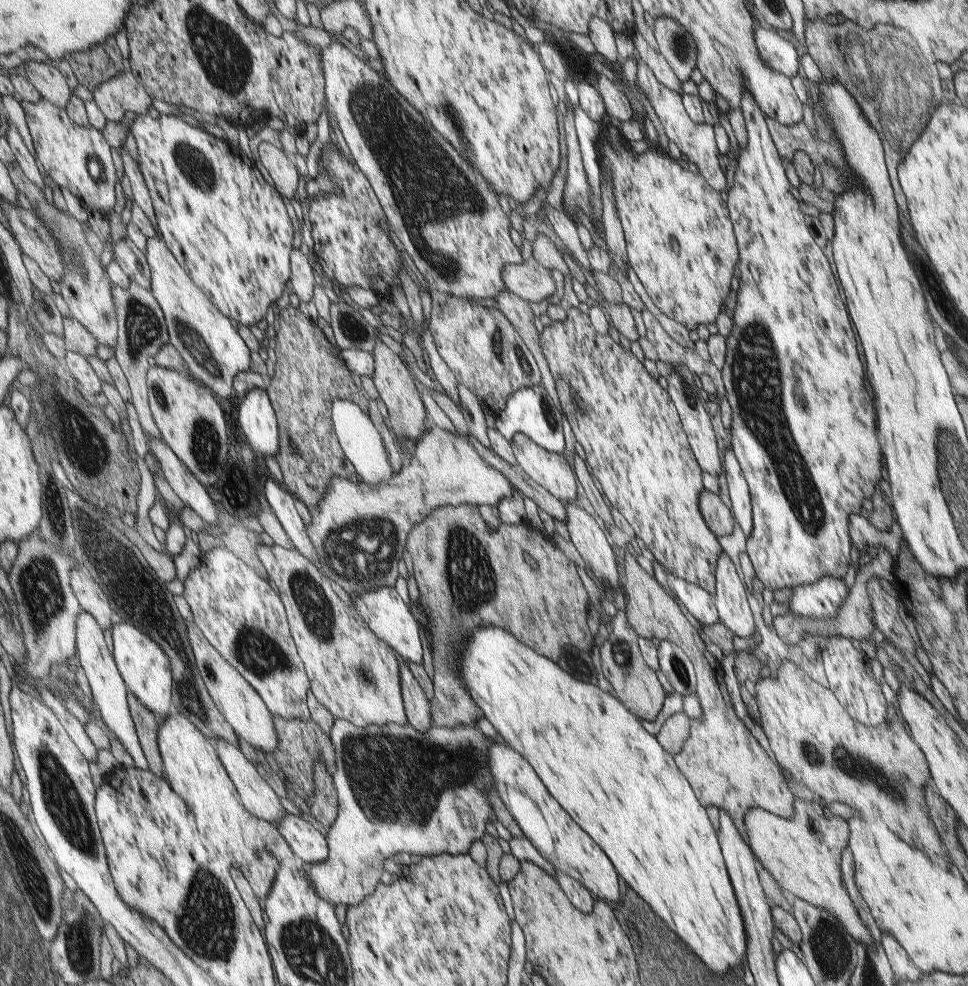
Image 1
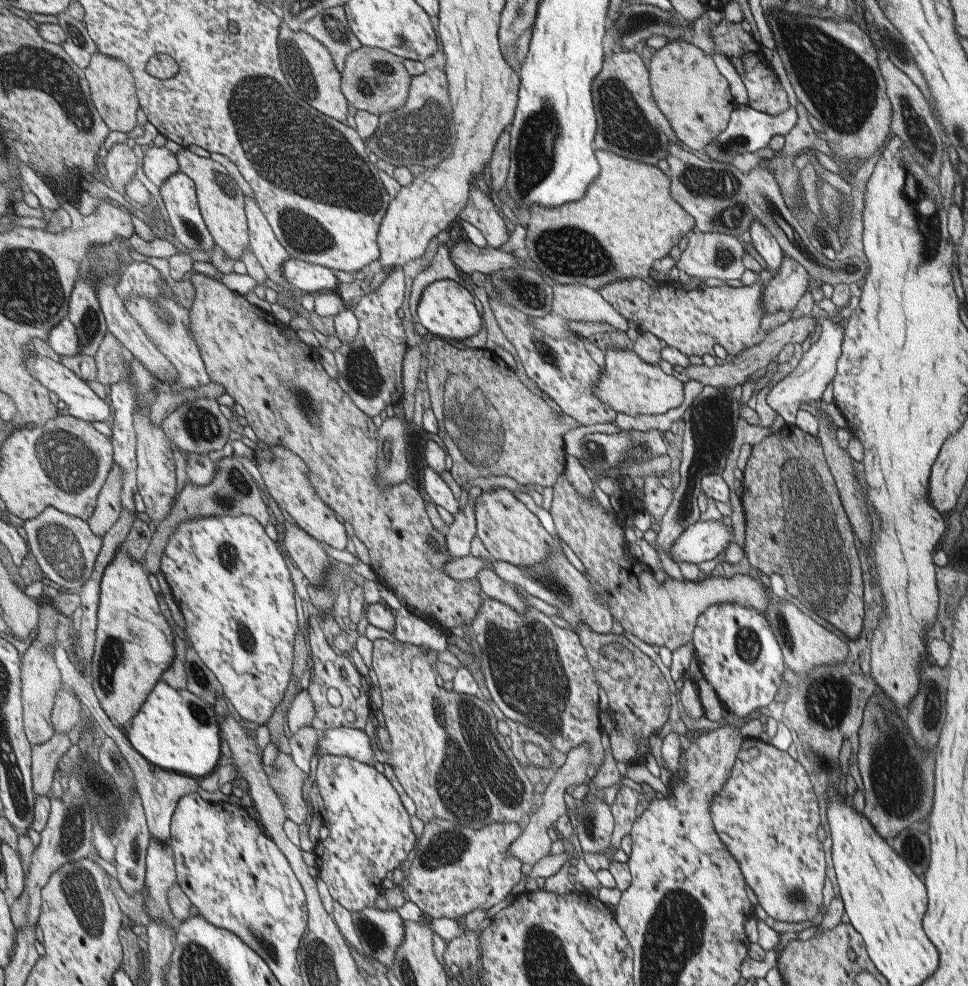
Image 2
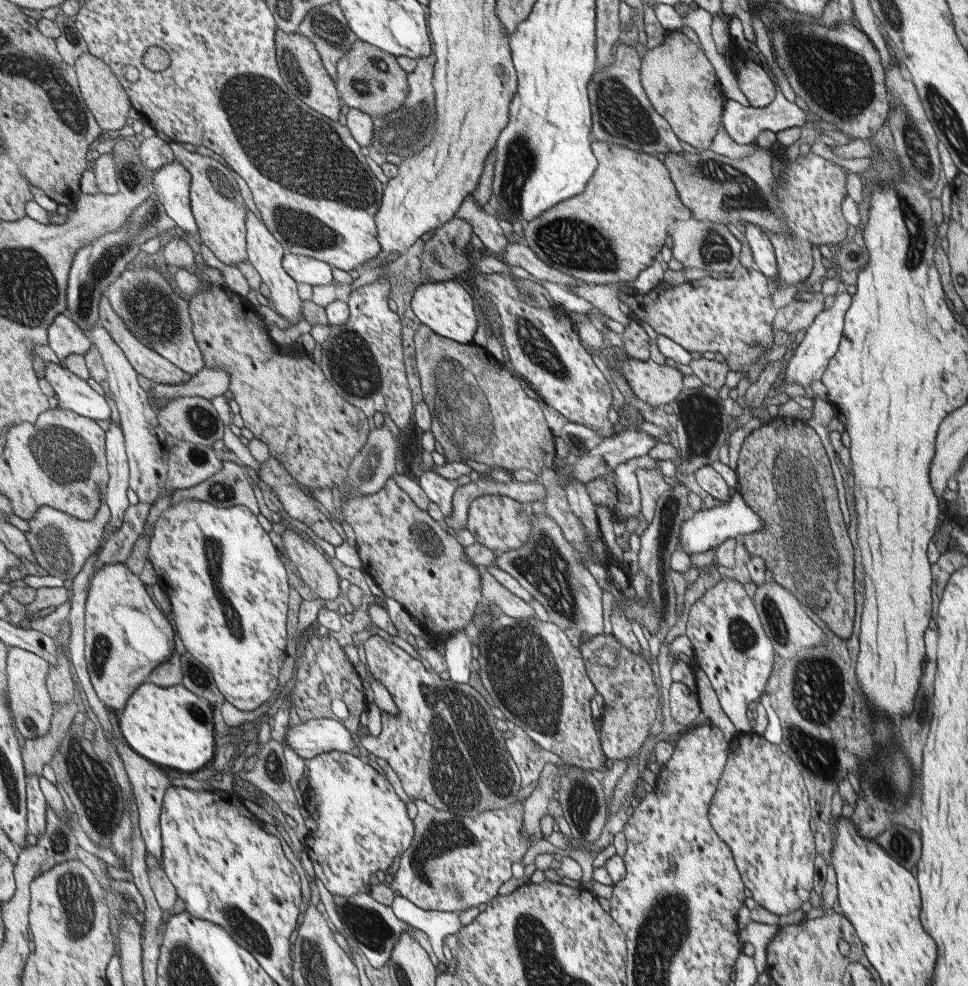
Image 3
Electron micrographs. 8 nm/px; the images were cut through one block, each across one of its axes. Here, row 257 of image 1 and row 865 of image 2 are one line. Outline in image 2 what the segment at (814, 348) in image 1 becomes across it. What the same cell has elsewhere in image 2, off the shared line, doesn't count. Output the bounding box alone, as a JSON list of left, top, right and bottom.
[714,737,826,922]

